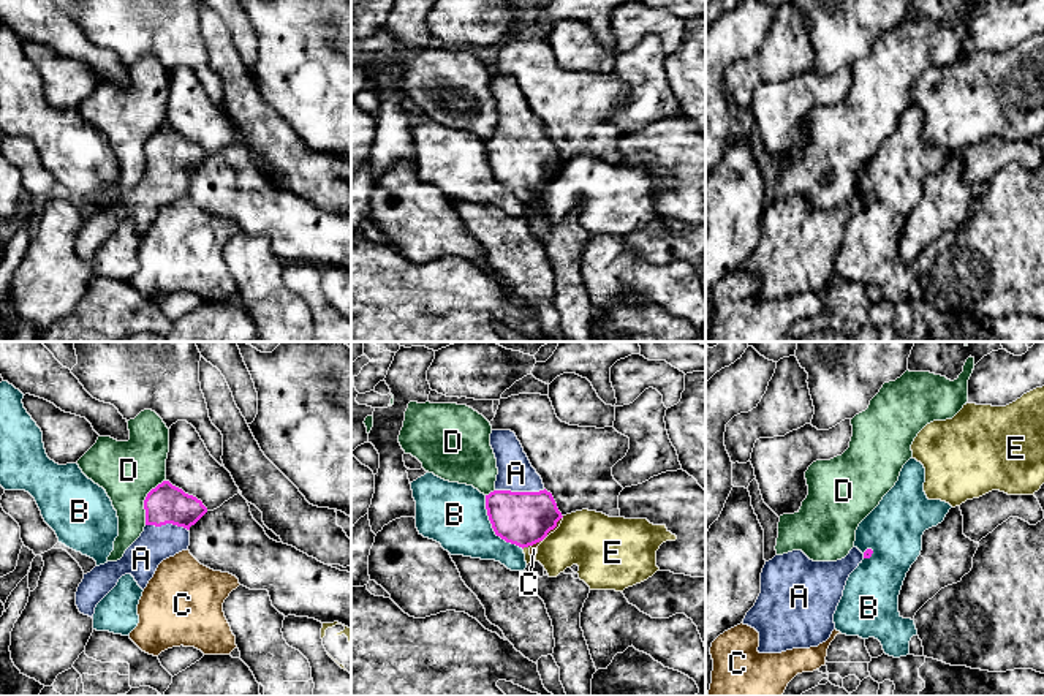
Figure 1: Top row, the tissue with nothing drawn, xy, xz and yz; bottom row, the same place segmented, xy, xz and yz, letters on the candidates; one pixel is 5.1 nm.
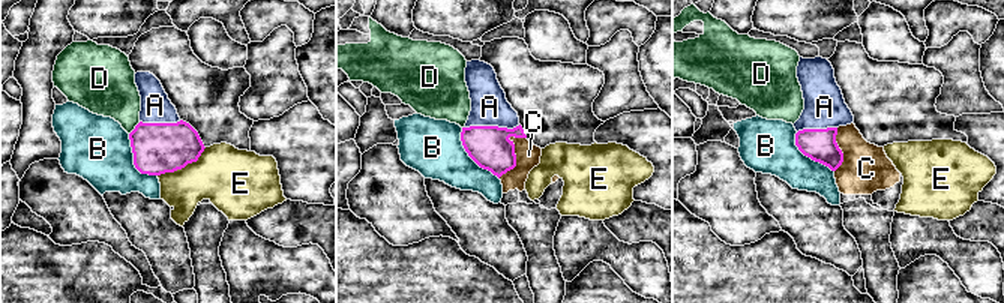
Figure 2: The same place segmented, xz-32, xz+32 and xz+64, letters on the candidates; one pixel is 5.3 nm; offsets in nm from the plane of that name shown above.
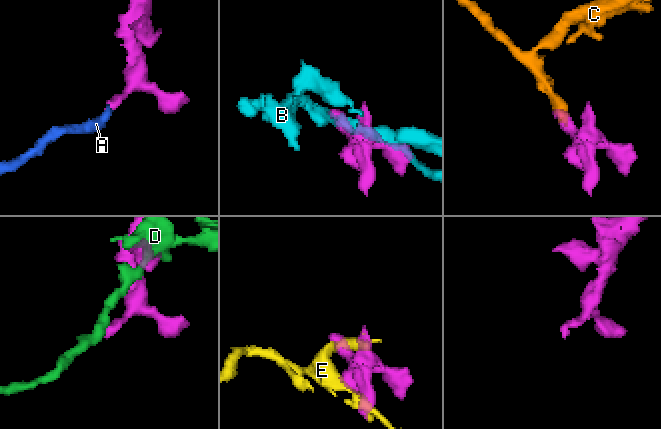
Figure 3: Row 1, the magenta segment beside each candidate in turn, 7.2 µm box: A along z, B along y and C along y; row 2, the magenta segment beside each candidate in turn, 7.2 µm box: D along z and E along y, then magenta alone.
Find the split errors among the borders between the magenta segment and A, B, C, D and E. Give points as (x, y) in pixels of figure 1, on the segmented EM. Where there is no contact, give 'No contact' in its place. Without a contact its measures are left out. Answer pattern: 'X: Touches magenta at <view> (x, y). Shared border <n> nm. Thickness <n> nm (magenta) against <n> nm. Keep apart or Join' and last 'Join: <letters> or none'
A: Touches magenta at xz (519, 492). Shared border 260 nm. Thickness 280 nm (magenta) against 180 nm. Join
B: Touches magenta at xz (492, 527). Shared border 340 nm. Thickness 280 nm (magenta) against 320 nm. Keep apart
C: Touches magenta at xz (548, 532). Shared border 220 nm. Thickness 280 nm (magenta) against 50 nm. Keep apart
D: Touches magenta at xy (144, 500). Shared border 260 nm. Thickness 200 nm (magenta) against 300 nm. Keep apart
E: Touches magenta at xz (525, 546). Shared border 50 nm. Thickness 280 nm (magenta) against 40 nm. Keep apart
Join: A

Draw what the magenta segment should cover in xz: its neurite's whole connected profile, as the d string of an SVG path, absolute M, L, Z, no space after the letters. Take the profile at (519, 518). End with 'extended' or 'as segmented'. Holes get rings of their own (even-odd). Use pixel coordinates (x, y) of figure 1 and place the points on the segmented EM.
M492 430L497 459L495 490L486 495L486 509L497 536L519 547L543 541L563 517L541 476L531 467L516 433Z; extended

